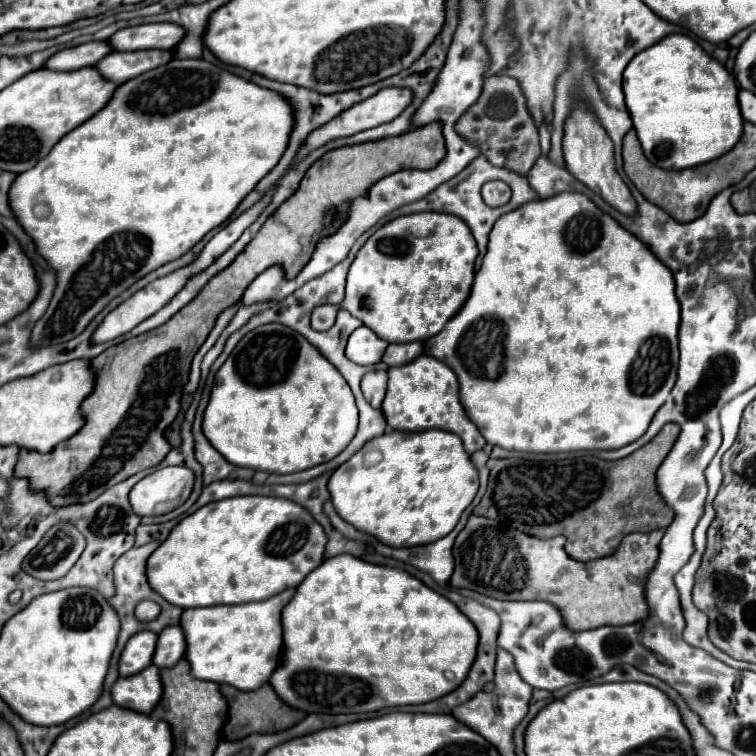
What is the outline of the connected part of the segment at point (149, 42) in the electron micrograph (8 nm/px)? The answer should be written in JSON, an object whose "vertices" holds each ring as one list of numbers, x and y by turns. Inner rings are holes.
{"vertices":[[149,23,119,29,107,41,113,51,141,51,141,49,173,49,185,31,173,23]]}

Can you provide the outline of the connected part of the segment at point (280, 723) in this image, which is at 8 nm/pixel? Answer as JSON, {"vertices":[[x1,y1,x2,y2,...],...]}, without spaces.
{"vertices":[[265,683,259,691,235,691,233,687,219,687,221,695,227,699,229,705,229,719,223,727,223,737,229,741,241,741,251,733,277,733,277,731,285,731,293,725,297,725,305,713,287,707,285,703,281,703,275,695,275,691,271,689,269,683]]}

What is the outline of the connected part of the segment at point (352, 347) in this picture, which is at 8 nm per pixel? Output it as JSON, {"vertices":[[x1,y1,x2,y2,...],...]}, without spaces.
{"vertices":[[357,327,347,341,347,357,359,365,375,365,381,361,383,351,387,349,387,341,379,339,369,327]]}

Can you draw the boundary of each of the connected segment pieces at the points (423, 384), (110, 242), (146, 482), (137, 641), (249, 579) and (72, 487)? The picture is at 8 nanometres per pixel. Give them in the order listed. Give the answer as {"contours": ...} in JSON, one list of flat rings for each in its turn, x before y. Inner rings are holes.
{"contours":[[[419,355,419,359,389,369,389,387,383,401,383,415,391,429,395,431,425,431,425,429,443,429,461,437,465,451,471,455,483,449,485,439,477,427,465,415,459,403,459,385,455,373,439,359,431,355]],[[173,59,167,65,161,65,159,69,147,71,147,73,119,85,115,89,113,97,109,99,109,103,99,113,95,113,89,121,85,121,83,125,79,125,77,129,67,133,51,149,51,153,47,157,43,157,33,169,21,173,9,189,9,205,11,205,11,211,17,219,17,223,33,239,37,253,57,273,57,287,55,287,53,299,49,303,47,313,35,325,33,335,31,335,31,343,41,347,41,345,59,345,59,343,73,339,89,325,89,321,97,313,103,311,103,307,107,307,107,303,111,303,127,287,131,287,141,277,145,277,151,269,157,269,157,267,165,265,167,261,173,261,173,259,185,255,211,229,215,229,217,225,227,221,229,215,241,203,241,199,249,191,253,191,253,187,259,183,259,179,263,179,263,175,267,175,271,171,271,167,275,167,275,163,279,161,279,155,283,155,283,151,287,147,289,133,291,133,291,107,287,107,287,103,283,103,283,99,279,99,279,95,275,95,275,91,257,87,255,83,249,83,249,81,245,81,225,69,219,69,213,63,203,61,203,59],[89,263,91,263,91,275,83,269]],[[163,467,155,473,143,477,129,493,133,511,143,515,153,515,153,507,161,501,177,501,183,505,193,489,193,471,187,467]],[[139,631,139,635,131,637,119,659,119,677,131,677,151,665,151,657,155,653,157,635,151,631]],[[229,497,209,503,179,521,169,537,147,559,147,581,163,599,181,609,239,605,263,601,287,587,297,587,315,567,323,563,327,535,323,527,299,505,281,497]],[[431,123,397,137,341,147,317,159,299,189,281,203,235,261,215,275,183,311,173,315,163,327,113,345,91,361,95,387,83,401,83,429,47,455,21,449,13,475,25,477,33,491,43,491,53,507,67,507,93,501,105,489,159,465,171,449,163,433,177,417,191,359,213,329,217,315,237,303,247,285,275,263,283,265,287,277,295,277,311,259,317,239,335,233,351,201,365,195,373,183,401,169,431,169,443,155,441,123]]]}

